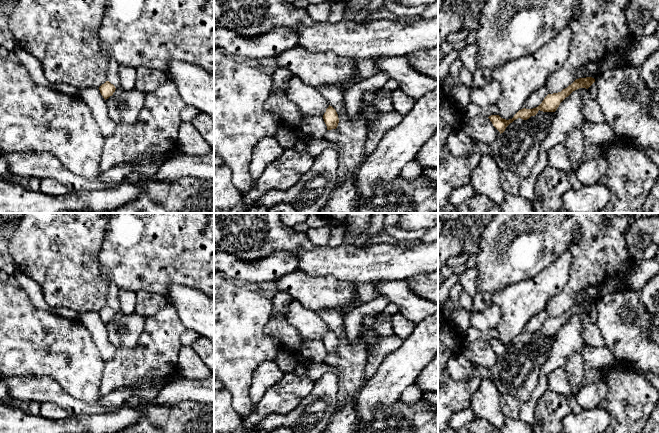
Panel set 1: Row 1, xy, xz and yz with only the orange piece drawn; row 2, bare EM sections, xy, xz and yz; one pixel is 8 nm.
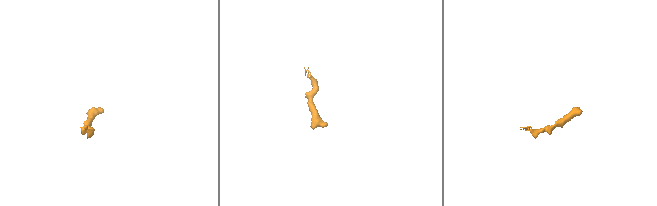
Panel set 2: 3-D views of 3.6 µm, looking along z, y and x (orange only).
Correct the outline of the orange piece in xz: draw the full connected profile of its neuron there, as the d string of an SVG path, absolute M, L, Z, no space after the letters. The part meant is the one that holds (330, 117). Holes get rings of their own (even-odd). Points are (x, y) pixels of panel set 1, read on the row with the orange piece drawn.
M329 105L326 112L323 115L324 122L327 126L327 130L336 129L339 123L339 118L336 110Z

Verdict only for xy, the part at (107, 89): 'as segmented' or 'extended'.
as segmented

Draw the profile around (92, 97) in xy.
M99 88L79 90L78 95L90 107L104 138L111 136L117 124L109 118L106 100L101 95Z

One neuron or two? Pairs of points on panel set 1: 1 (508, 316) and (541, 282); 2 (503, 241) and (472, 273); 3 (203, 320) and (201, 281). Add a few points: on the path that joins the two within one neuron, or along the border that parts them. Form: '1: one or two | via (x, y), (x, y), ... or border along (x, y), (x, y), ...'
1: one | via (516, 308), (534, 290)
2: two | border along (475, 267), (477, 269), (478, 291)
3: two | border along (180, 284), (195, 288), (203, 294)

